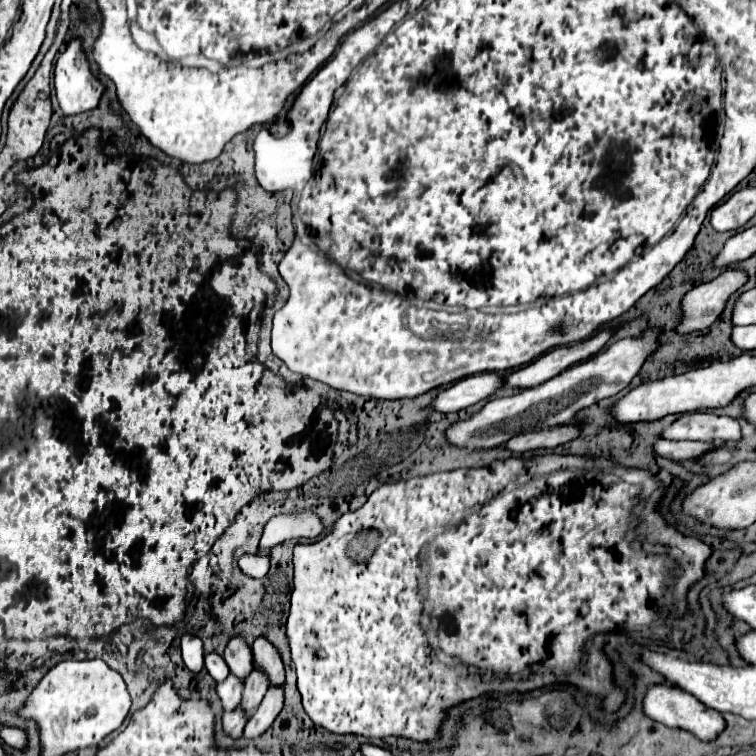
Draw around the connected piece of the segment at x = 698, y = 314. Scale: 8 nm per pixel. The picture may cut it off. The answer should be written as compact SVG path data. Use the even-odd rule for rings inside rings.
M728 268L712 282L700 284L690 290L682 300L682 322L678 324L678 332L704 330L712 326L724 312L728 298L746 282L746 270Z

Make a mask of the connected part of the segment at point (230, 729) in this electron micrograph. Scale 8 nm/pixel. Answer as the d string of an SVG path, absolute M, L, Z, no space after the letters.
M236 708L232 712L224 712L222 716L222 726L224 726L224 732L232 738L240 738L242 736L242 730L248 722L248 714L242 710L242 708Z

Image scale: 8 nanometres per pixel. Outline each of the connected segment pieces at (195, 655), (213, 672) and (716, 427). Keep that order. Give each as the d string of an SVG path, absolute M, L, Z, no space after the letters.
M194 634L182 636L182 658L192 672L200 672L204 668L204 646L198 636Z
M216 652L206 654L206 670L208 670L208 674L210 674L216 682L222 682L222 680L230 674L224 658L222 658L220 654L216 654Z
M694 412L678 418L662 432L670 440L704 440L704 442L738 442L742 438L740 424L730 416L716 416L712 412Z

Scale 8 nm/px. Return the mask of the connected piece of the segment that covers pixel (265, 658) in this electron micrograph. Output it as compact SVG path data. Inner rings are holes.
M258 636L252 644L254 648L254 666L260 666L268 676L272 684L284 682L284 664L278 648L264 636Z

